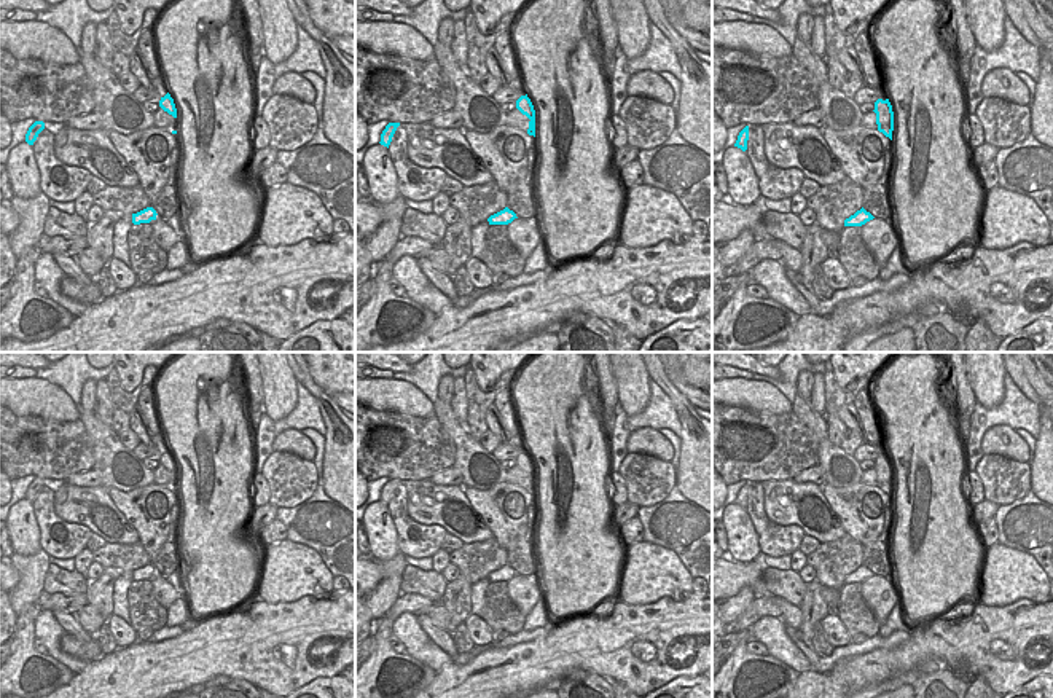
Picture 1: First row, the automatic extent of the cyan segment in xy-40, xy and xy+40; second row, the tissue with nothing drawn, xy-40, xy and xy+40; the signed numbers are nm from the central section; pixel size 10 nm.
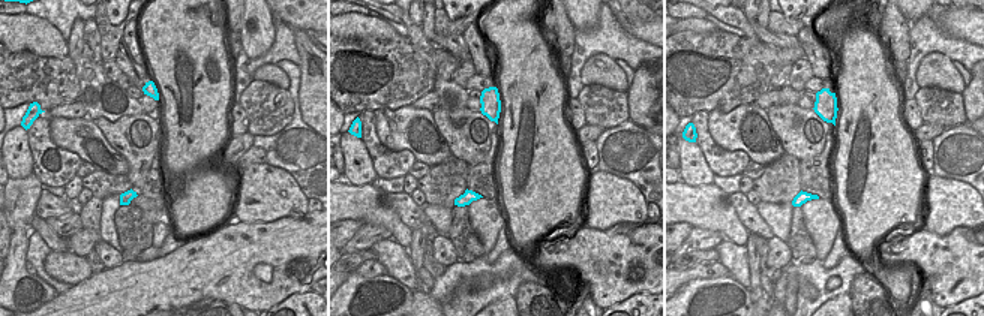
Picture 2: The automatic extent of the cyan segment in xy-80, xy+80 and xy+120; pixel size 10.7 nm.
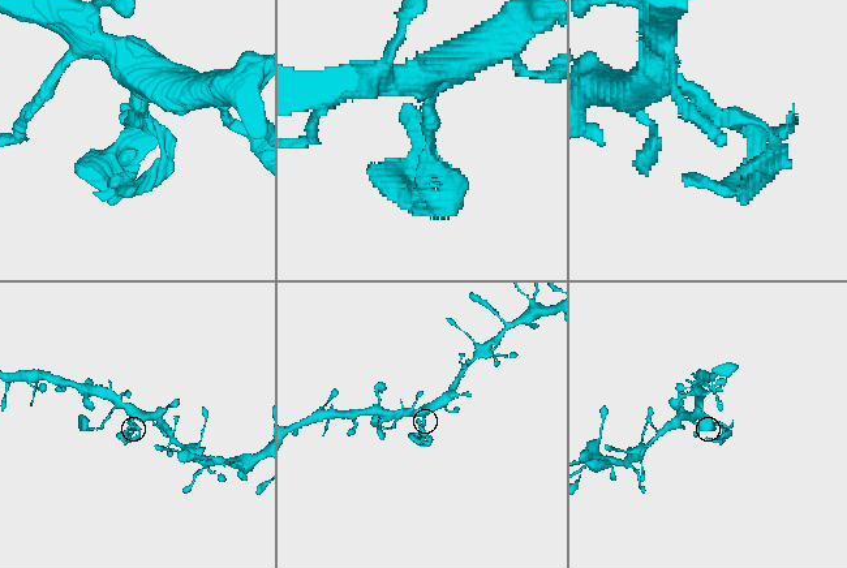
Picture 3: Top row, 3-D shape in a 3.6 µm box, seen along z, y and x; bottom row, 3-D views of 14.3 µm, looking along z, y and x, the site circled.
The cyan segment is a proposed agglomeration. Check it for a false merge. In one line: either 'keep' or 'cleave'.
cleave

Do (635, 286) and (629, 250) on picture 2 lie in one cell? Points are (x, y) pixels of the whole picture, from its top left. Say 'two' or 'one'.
one

